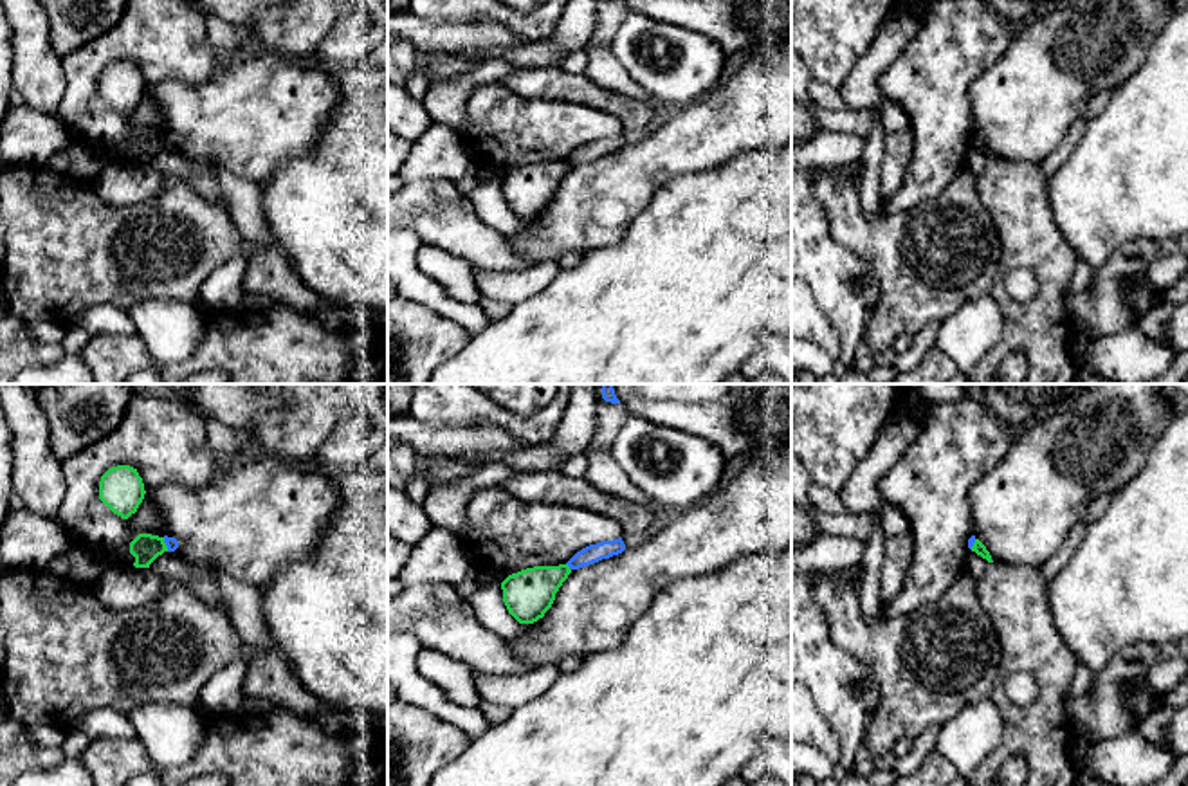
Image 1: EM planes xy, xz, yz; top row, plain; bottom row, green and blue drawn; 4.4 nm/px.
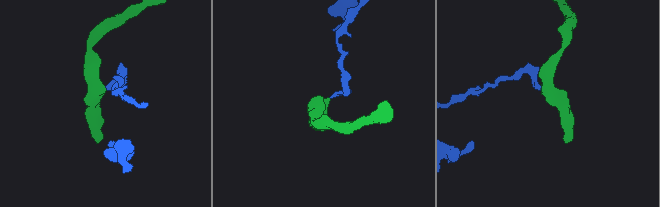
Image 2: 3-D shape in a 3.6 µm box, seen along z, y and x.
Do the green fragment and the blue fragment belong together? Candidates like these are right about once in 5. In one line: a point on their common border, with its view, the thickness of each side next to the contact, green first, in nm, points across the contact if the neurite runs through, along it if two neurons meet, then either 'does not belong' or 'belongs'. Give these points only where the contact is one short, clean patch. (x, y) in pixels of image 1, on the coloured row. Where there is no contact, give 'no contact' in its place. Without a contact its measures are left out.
meets green in xz at (568, 566); 220 nm thick on the green side, 80 nm on the other; border along xz (566, 563), (570, 570); does not belong

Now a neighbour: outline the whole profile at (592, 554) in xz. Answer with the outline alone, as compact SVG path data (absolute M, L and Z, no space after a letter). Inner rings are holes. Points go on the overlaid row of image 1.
M622 537L613 539L613 541L602 541L597 544L589 544L577 552L566 564L570 570L579 570L582 566L589 566L593 562L599 562L602 559L609 559L613 555L618 555L626 550L626 544Z

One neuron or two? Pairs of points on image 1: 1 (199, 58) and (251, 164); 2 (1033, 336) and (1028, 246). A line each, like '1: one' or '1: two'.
1: two
2: one

